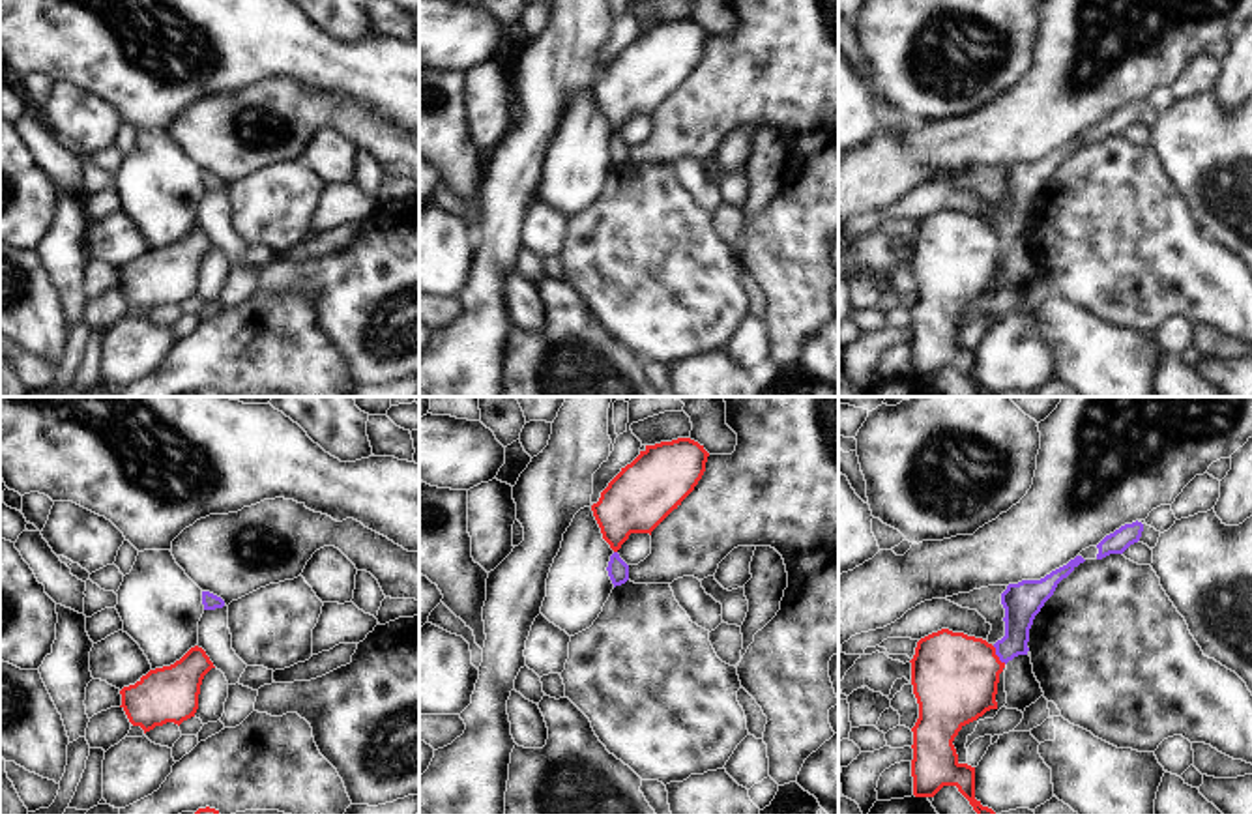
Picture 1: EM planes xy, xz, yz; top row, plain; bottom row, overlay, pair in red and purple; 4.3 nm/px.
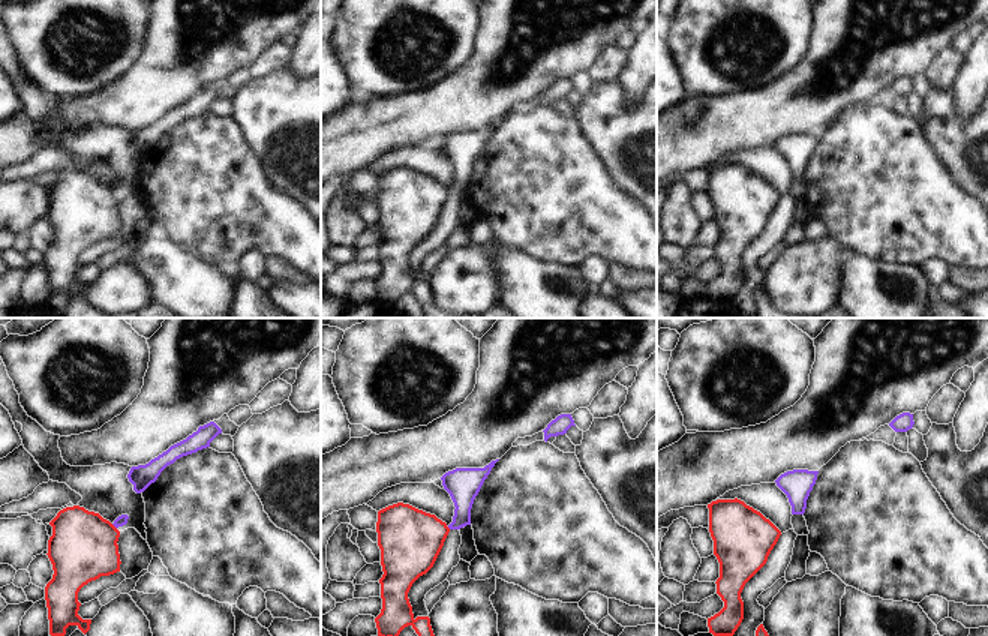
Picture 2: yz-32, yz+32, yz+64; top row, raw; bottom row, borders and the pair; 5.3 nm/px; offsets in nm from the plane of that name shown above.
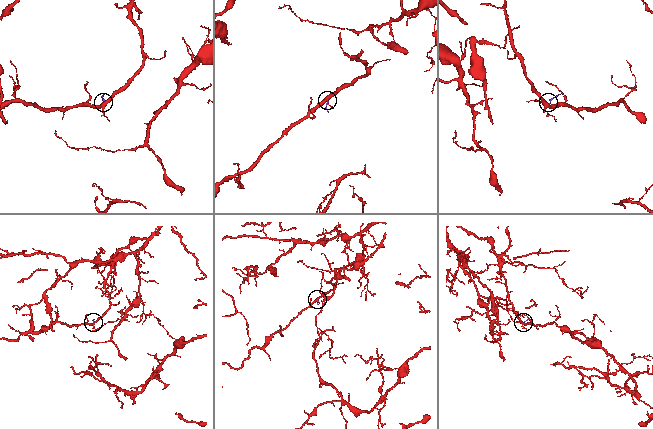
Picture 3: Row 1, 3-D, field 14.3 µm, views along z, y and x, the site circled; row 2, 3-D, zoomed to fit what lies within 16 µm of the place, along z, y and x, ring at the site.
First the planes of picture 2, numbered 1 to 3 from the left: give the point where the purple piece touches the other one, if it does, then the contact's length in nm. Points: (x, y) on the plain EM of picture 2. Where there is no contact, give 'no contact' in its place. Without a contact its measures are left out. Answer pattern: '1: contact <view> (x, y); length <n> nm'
1: contact yz-32 (114, 191); length 40 nm
2: no contact
3: no contact

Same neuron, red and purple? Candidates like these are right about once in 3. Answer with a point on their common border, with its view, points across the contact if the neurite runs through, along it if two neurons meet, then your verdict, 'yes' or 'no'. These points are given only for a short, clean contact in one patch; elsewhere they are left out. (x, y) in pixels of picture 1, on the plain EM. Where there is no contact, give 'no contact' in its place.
contact yz (996, 236); border yz (992, 227), (994, 234), (1005, 244); no

